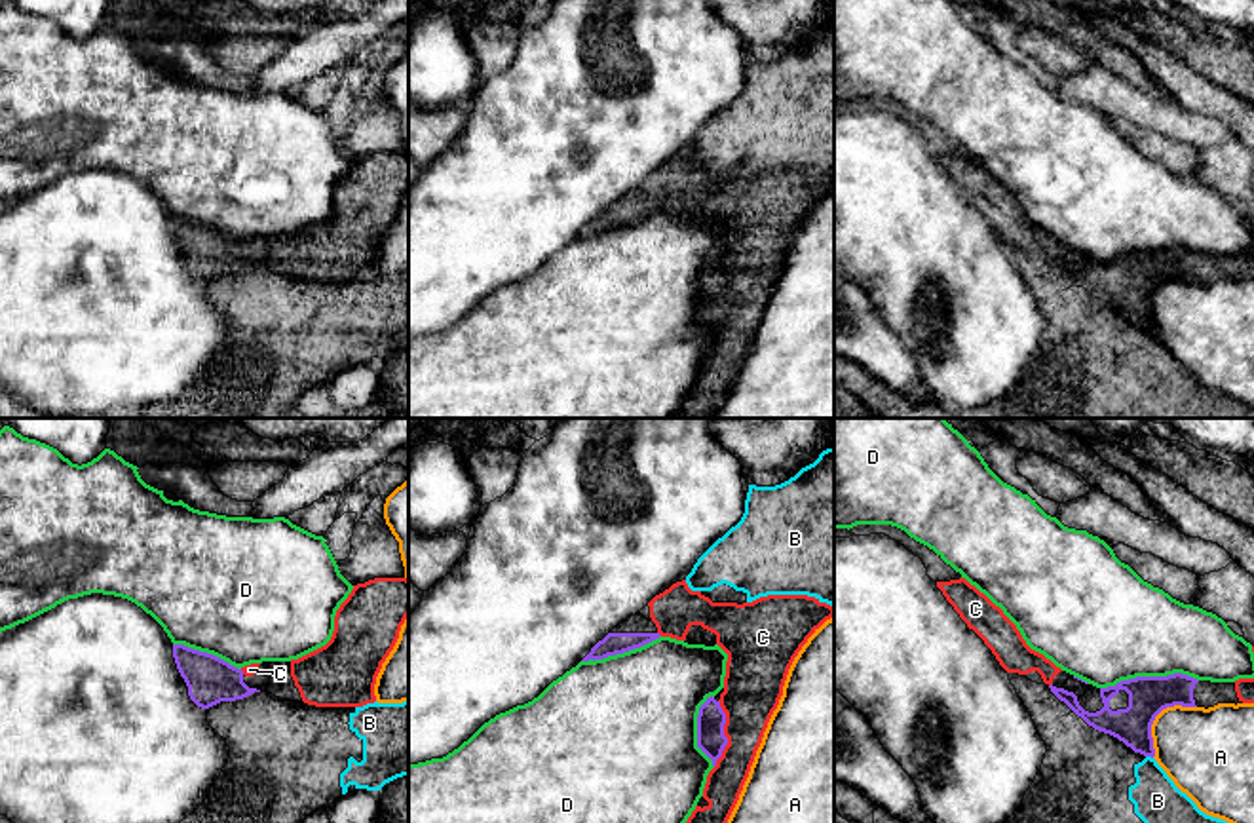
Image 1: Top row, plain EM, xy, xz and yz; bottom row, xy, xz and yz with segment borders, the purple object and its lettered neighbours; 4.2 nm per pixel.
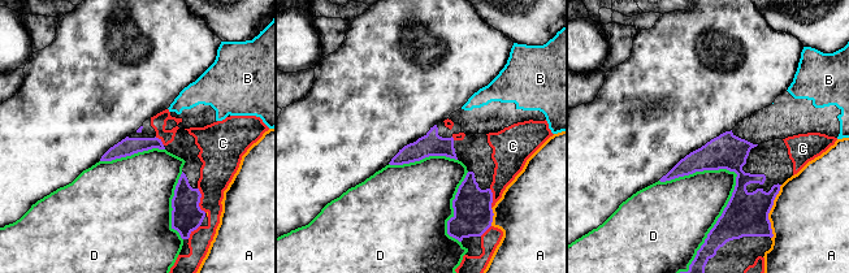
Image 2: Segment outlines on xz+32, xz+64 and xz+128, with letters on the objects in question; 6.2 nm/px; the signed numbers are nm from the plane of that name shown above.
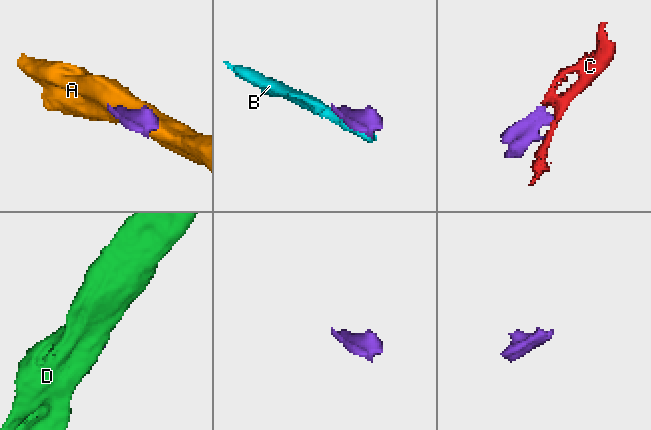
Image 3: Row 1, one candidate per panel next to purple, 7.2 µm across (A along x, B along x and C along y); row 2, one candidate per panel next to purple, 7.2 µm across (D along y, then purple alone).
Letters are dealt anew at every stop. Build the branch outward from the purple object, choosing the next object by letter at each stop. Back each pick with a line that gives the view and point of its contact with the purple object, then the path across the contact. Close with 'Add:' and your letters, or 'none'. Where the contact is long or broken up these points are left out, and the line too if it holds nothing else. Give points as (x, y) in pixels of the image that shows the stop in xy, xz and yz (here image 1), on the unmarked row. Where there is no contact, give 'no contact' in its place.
C: contact xz (722, 308)
Add: C

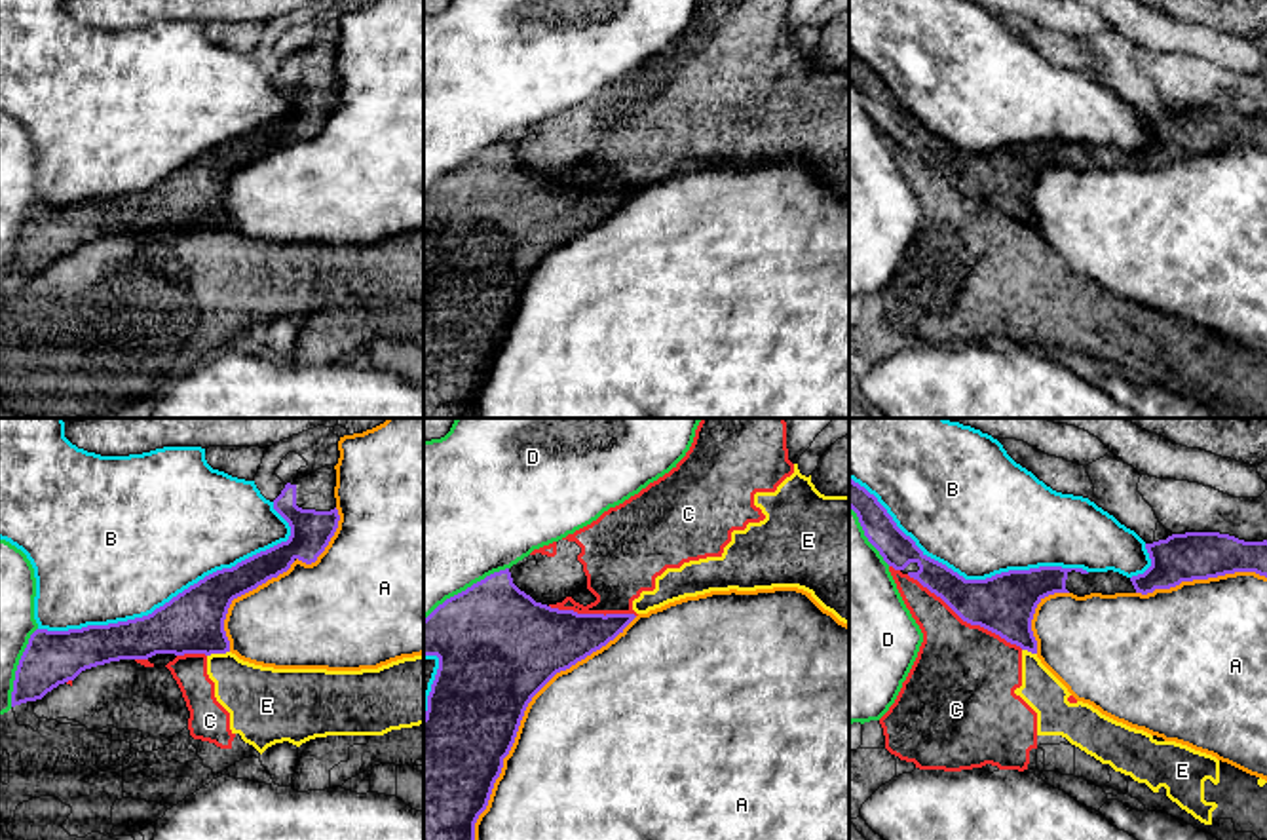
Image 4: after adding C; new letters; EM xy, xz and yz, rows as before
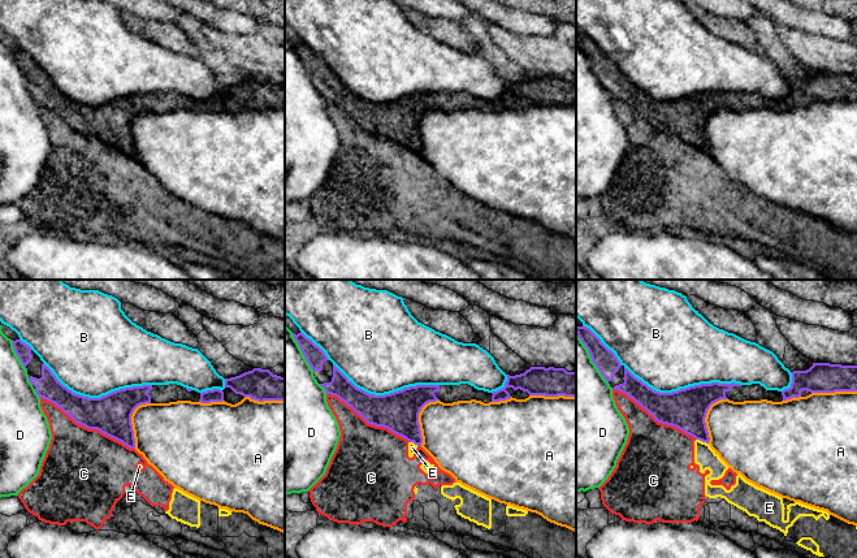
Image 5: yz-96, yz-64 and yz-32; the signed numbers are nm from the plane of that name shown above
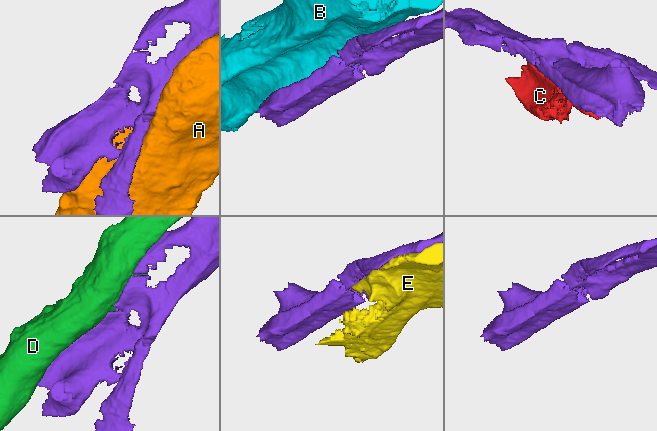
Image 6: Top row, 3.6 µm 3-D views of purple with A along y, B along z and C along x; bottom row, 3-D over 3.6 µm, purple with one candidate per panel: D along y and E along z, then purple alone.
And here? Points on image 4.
Add: none

